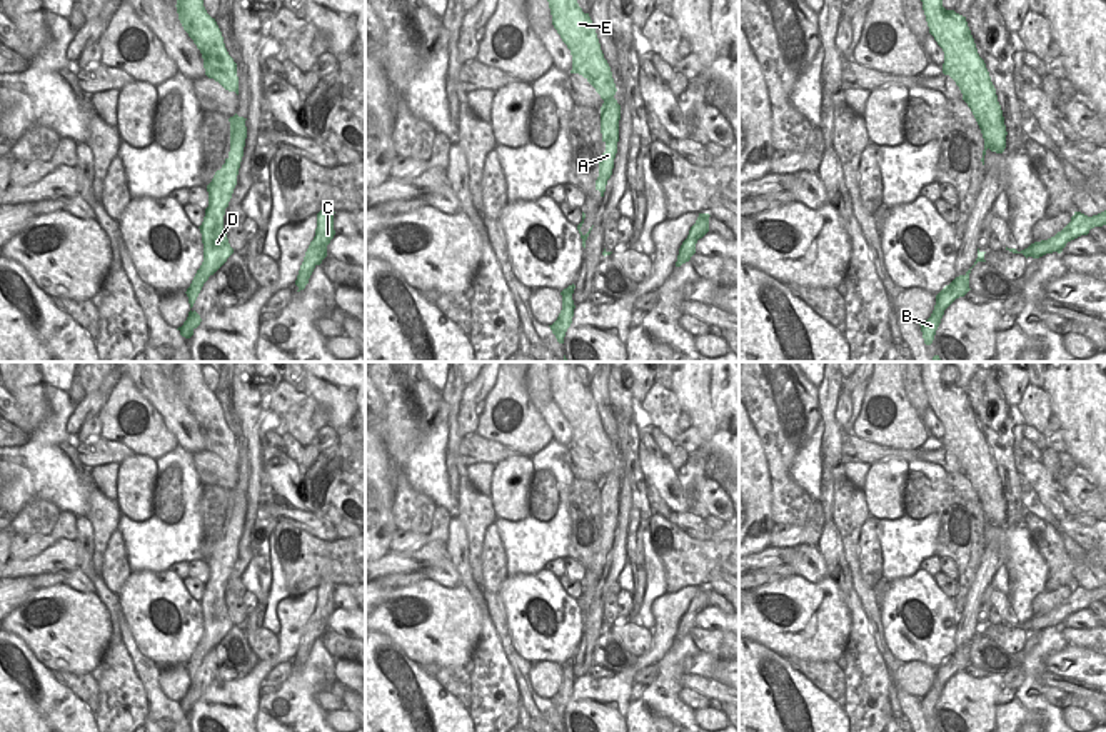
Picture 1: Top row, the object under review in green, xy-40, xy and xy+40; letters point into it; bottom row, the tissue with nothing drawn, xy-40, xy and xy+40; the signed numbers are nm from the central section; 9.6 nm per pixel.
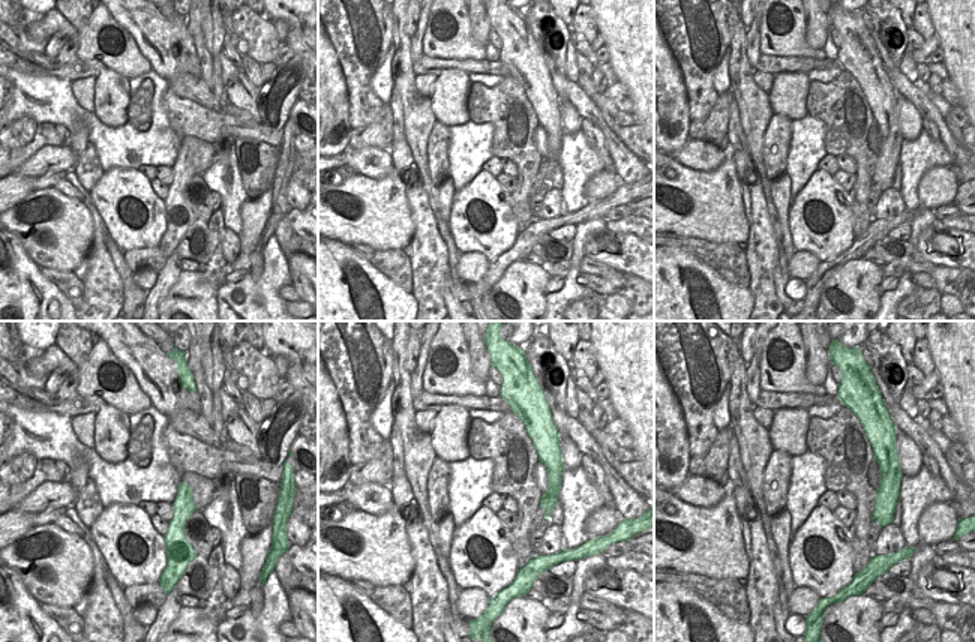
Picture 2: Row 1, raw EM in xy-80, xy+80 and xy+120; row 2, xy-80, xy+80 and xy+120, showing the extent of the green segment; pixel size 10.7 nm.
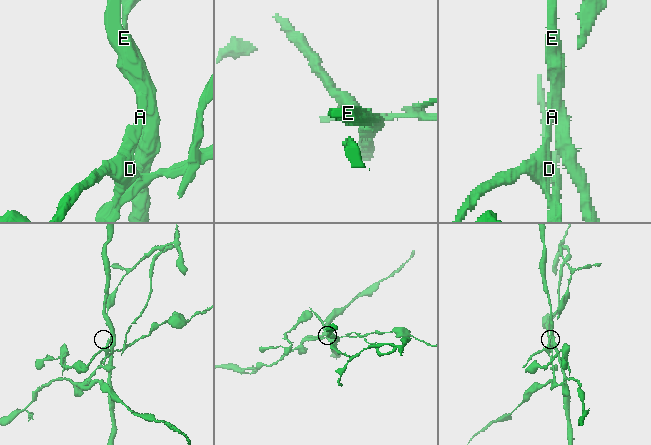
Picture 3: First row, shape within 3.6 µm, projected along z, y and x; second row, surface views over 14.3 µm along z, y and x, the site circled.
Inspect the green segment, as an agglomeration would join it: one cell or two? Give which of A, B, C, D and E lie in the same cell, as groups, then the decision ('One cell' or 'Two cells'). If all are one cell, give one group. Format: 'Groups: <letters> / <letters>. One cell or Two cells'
Groups: A B C D / E. Two cells

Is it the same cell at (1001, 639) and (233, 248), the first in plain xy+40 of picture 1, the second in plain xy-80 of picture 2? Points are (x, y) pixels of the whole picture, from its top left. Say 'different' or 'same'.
same

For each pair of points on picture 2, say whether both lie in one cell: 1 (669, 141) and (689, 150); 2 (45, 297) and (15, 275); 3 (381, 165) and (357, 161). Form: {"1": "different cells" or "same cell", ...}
{"1": "different cells", "2": "same cell", "3": "same cell"}

